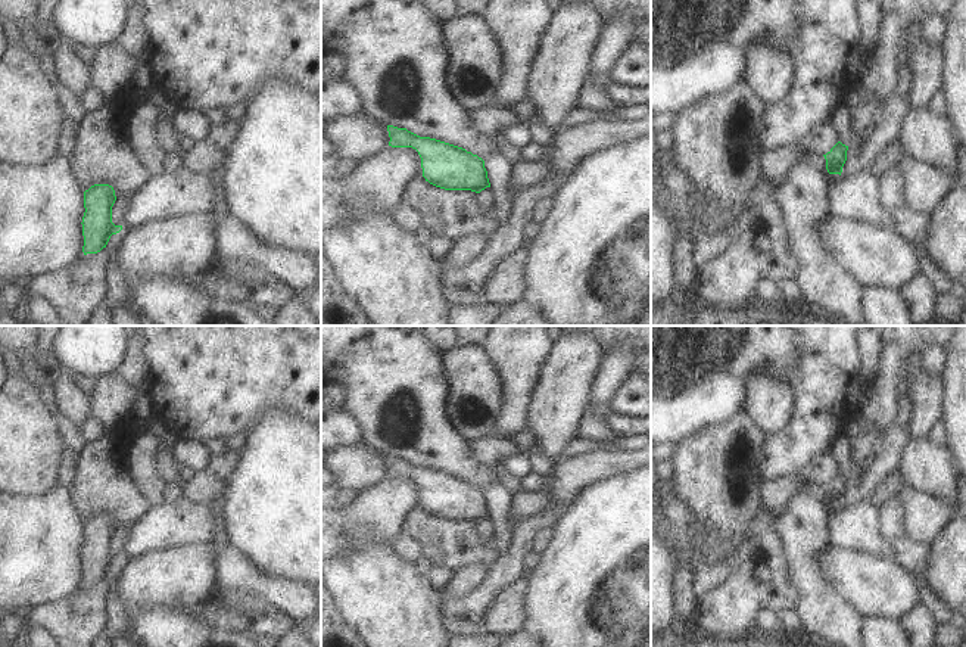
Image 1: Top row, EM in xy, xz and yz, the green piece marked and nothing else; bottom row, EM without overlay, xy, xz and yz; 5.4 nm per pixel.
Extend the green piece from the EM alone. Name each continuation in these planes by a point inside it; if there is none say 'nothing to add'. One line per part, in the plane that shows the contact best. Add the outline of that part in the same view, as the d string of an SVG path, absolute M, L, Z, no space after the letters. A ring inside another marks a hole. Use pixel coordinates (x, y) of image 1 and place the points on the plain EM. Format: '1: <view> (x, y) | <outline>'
nothing to add

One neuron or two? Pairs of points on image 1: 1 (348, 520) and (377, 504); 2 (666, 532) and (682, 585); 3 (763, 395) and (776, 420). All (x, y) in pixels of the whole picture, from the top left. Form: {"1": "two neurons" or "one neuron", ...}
{"1": "one neuron", "2": "one neuron", "3": "one neuron"}

